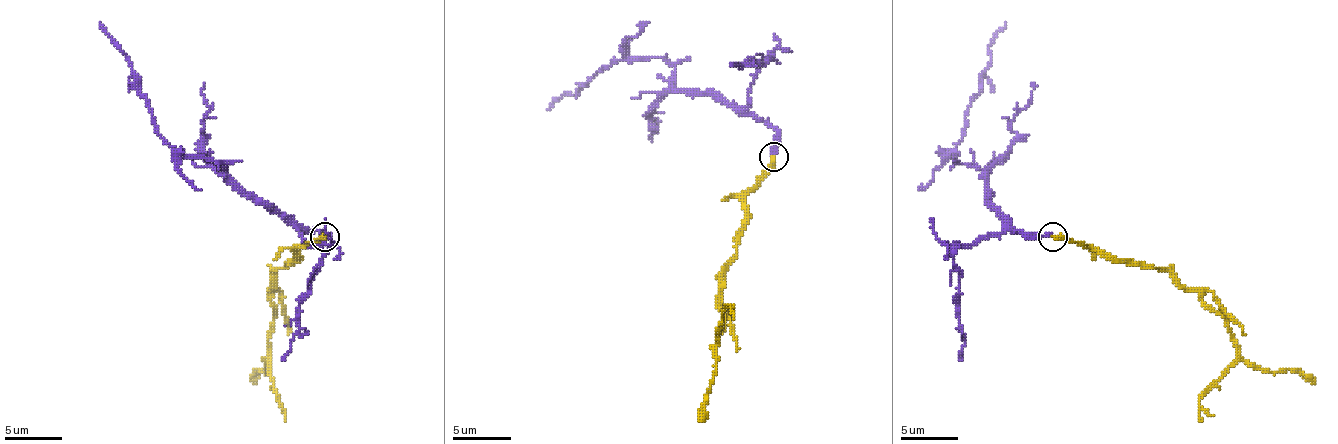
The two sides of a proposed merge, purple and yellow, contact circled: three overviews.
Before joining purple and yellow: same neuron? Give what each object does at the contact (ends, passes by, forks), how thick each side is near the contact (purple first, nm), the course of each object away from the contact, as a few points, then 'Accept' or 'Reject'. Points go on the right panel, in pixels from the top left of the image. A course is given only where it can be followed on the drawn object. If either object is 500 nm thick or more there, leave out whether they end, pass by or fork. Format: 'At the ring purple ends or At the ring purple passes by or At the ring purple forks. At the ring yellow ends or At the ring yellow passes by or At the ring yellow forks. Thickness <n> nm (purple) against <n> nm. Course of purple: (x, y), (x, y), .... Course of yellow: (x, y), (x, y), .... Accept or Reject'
At the ring purple ends. At the ring yellow ends. Thickness 280 nm (purple) against 300 nm. Course of purple: (1052, 236), (1028, 236), (1008, 224), (991, 207), (985, 175), (953, 158), (991, 60), (988, 45), (1005, 22). Course of yellow: (1052, 236), (1167, 271), (1225, 320), (1245, 360), (1271, 372), (1297, 369), (1314, 383). Accept

